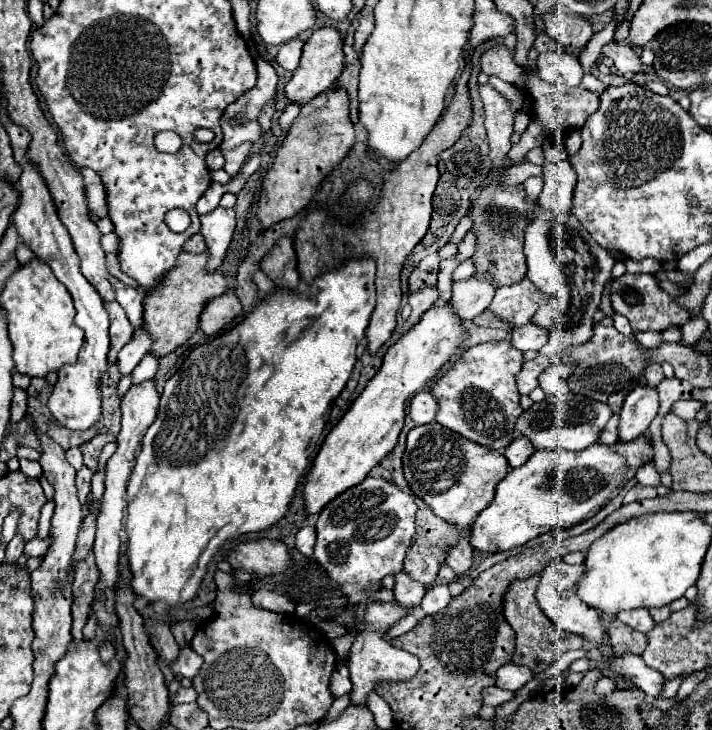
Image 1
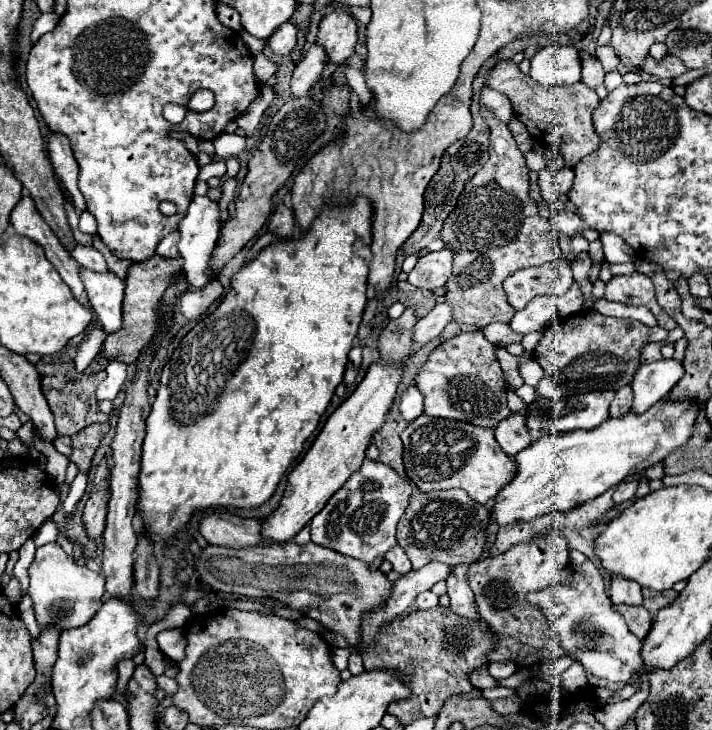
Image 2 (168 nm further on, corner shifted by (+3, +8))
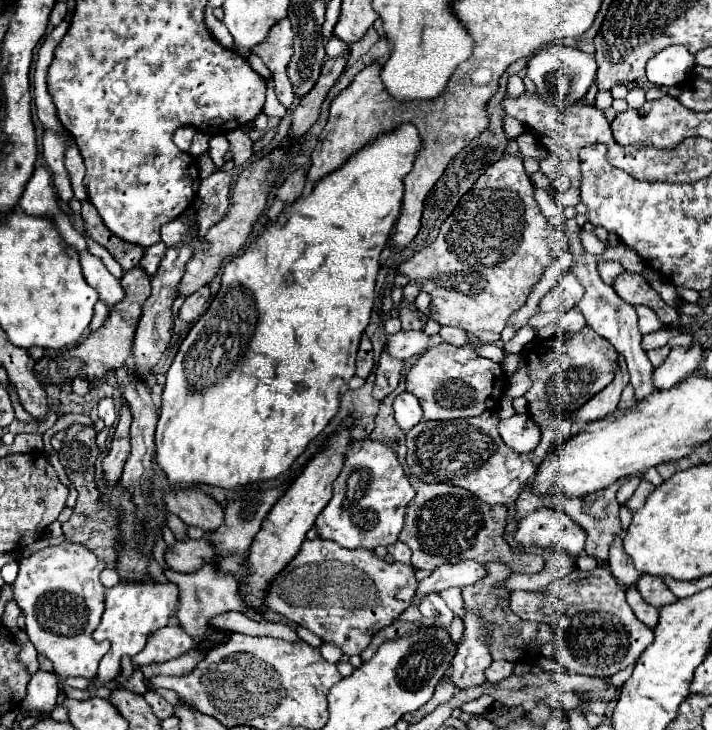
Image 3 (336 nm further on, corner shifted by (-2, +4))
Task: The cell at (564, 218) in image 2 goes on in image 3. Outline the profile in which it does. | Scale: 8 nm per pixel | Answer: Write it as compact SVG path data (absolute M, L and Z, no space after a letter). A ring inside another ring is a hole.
M582 250L582 254L576 254L572 258L572 272L580 278L580 282L584 284L584 298L578 302L578 308L582 310L588 326L602 338L606 338L618 354L622 354L626 358L626 364L628 364L628 372L630 372L630 384L634 386L634 392L636 392L636 398L642 400L646 398L648 394L652 394L656 388L654 384L650 384L650 376L652 376L652 364L646 356L646 352L642 350L640 346L640 338L642 334L638 332L638 317L633 306L626 304L624 300L620 300L614 292L612 286L604 284L602 278L598 276L598 270L596 270L596 256L590 256L586 254L586 250Z

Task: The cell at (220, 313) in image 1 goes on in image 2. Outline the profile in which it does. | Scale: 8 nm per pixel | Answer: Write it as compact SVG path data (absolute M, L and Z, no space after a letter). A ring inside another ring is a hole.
M211 280L199 290L187 290L179 298L179 312L187 320L199 320L203 312L207 312L219 298L223 296L223 286L219 280Z

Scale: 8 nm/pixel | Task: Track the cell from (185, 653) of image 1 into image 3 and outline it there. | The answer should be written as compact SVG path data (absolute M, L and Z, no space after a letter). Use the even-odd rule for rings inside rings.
M168 624L166 628L154 632L154 636L148 640L148 646L142 650L142 654L132 658L134 666L144 666L152 662L168 662L172 658L178 658L194 648L194 638L184 632L178 624Z

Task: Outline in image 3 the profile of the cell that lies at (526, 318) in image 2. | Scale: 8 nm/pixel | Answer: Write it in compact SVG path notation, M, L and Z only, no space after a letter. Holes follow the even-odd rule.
M566 272L558 284L540 300L538 308L540 312L552 312L552 310L570 310L580 302L584 296L584 288L578 282L578 278L572 272Z

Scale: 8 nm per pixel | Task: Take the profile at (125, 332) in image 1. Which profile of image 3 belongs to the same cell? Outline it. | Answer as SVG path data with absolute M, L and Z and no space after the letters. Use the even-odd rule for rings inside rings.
M82 254L80 256L82 262L82 272L86 282L100 294L100 300L112 310L116 304L120 304L126 296L126 292L122 290L122 284L118 278L114 278L106 266L102 264L100 258L92 256L92 254Z

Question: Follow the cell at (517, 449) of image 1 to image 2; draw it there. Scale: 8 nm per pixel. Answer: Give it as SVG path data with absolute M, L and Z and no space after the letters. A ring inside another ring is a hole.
M509 414L505 420L501 420L501 424L497 424L495 428L495 438L503 452L507 452L509 456L519 454L533 442L523 414Z

